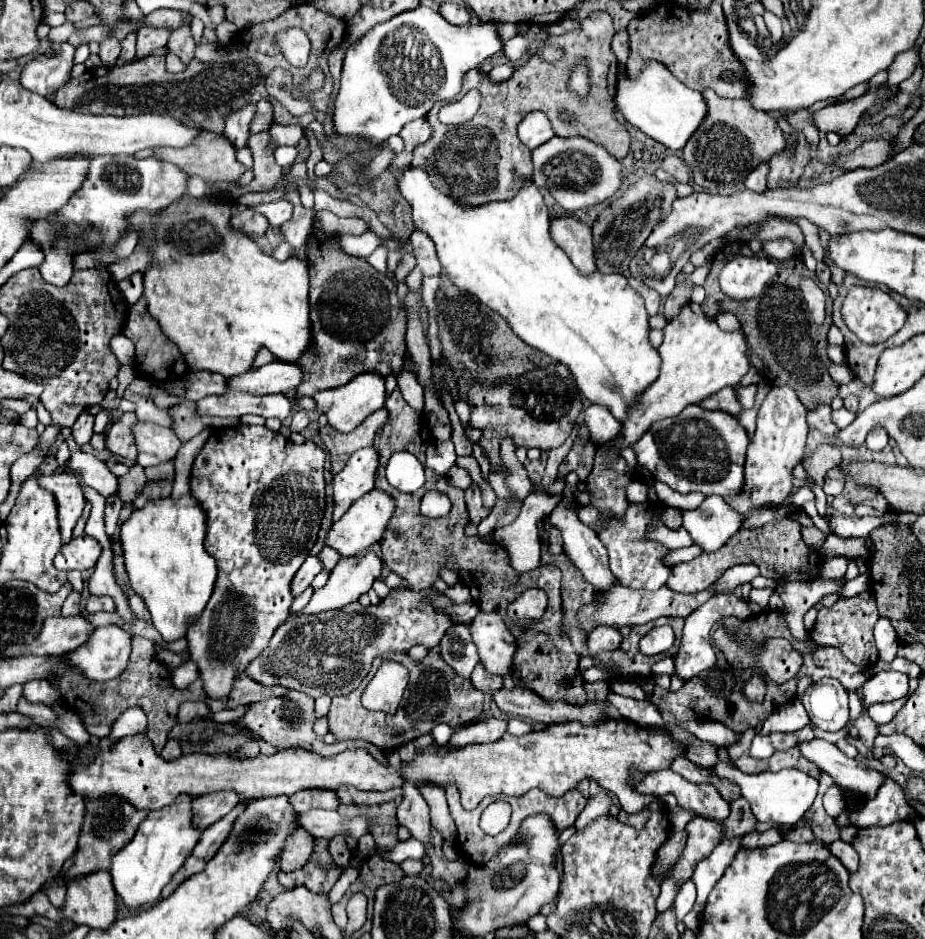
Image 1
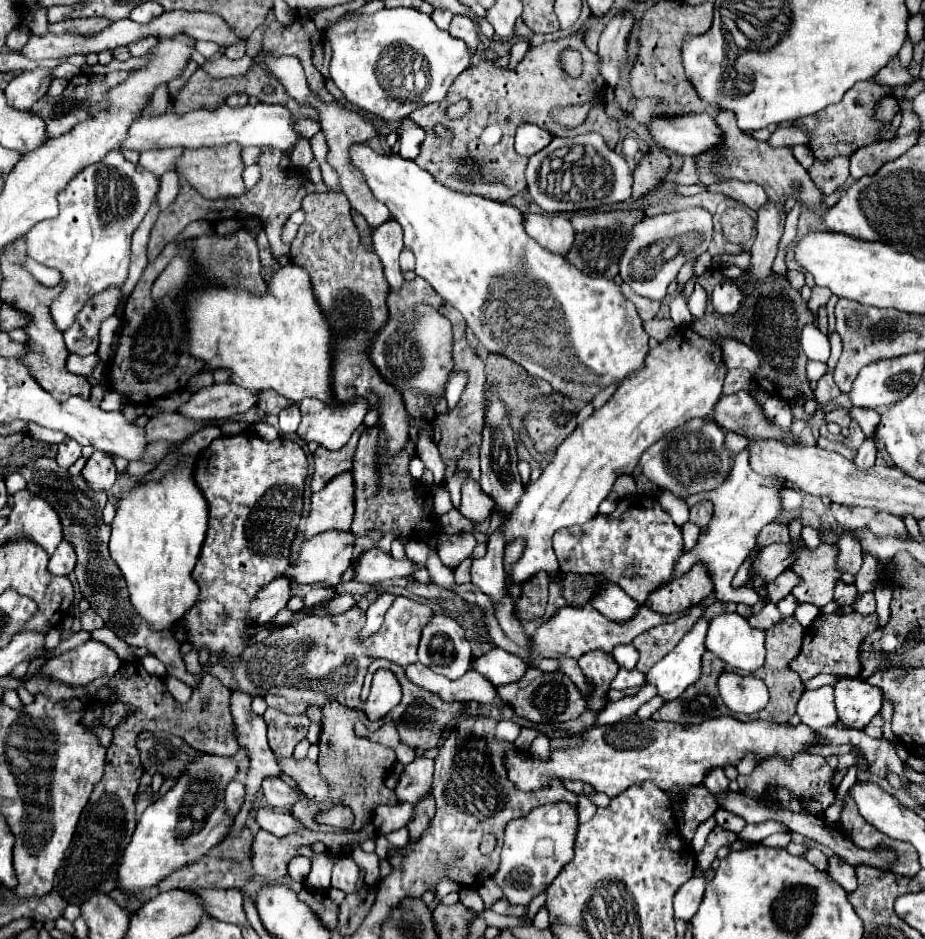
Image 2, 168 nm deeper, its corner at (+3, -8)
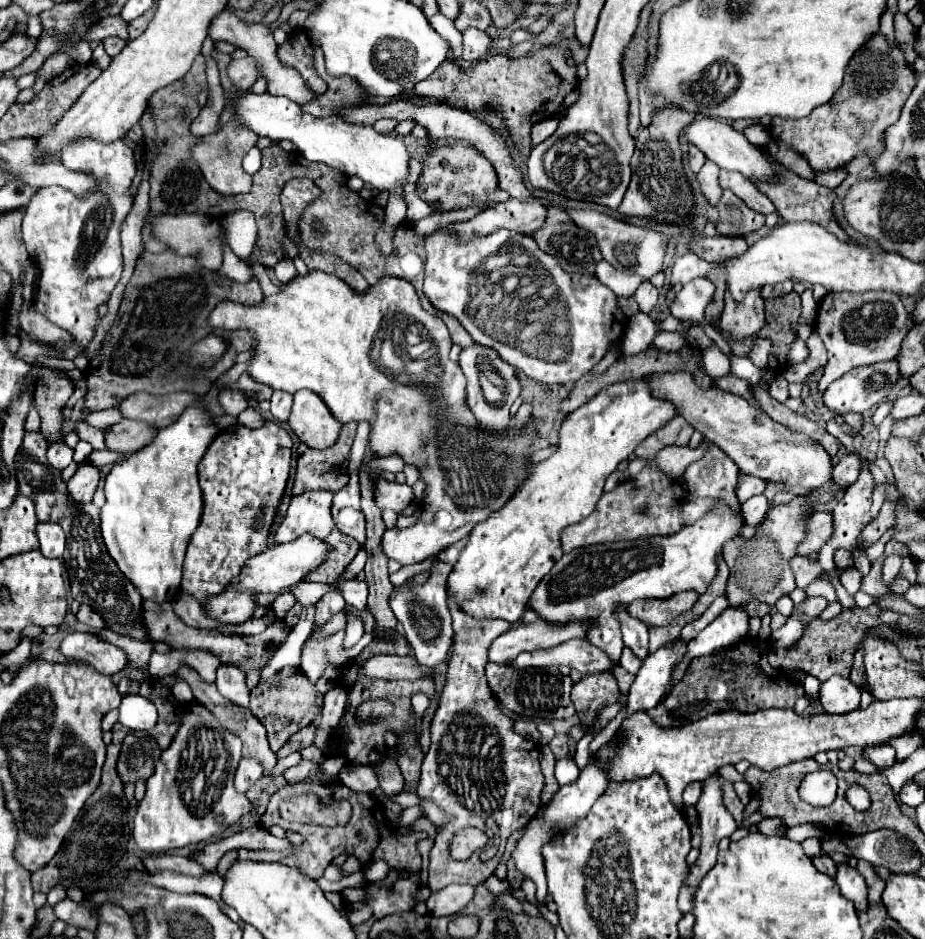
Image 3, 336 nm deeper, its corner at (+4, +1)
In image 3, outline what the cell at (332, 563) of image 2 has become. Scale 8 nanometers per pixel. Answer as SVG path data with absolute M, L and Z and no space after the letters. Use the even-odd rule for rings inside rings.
M303 535L303 537L299 537L291 543L283 543L283 545L269 545L263 553L259 553L257 557L251 557L249 561L245 561L241 573L235 579L233 589L253 593L253 595L279 593L283 589L289 589L289 587L297 585L299 579L303 579L311 569L321 565L325 557L327 557L325 543L317 537L311 537L311 535Z

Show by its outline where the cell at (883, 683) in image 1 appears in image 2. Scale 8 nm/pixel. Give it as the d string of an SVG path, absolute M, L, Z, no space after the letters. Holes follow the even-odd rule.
M840 678L836 684L836 710L848 728L864 730L864 726L880 712L882 702L882 690L870 686L866 680Z

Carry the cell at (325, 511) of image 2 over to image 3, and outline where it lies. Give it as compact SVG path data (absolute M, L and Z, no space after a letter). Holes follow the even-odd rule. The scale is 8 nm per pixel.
M307 491L293 497L285 517L273 533L273 543L289 543L305 533L325 539L335 527L331 499L333 493L329 491Z

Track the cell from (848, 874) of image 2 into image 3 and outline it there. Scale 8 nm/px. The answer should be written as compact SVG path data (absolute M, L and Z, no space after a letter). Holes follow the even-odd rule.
M839 865L835 881L837 881L843 897L853 901L857 911L865 911L869 907L867 905L867 883L857 869L853 869L851 865Z

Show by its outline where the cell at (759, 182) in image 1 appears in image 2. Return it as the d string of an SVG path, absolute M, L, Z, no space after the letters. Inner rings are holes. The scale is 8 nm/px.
M728 180L728 182L722 182L722 184L712 184L710 186L712 192L722 192L730 198L734 198L736 202L752 208L752 210L758 210L760 206L764 206L768 202L768 196L764 192L764 188L760 188L756 182L738 182L738 180Z

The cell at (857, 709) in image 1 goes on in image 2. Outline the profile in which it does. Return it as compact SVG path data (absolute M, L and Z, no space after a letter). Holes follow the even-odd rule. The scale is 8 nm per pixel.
M819 674L814 678L810 679L808 682L804 683L806 690L812 690L824 685L835 685L838 682L838 678L831 674Z

